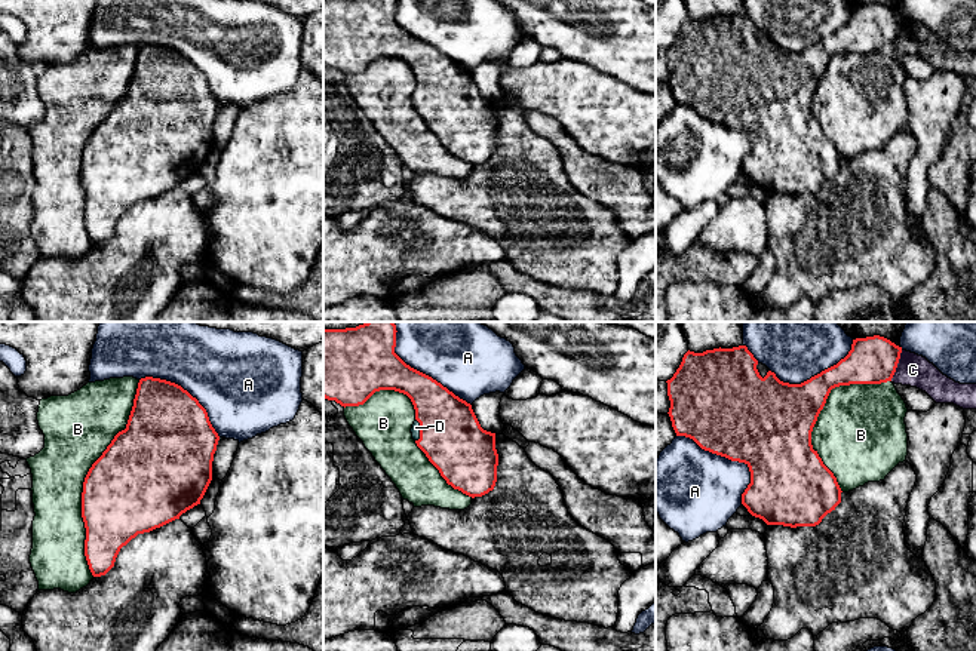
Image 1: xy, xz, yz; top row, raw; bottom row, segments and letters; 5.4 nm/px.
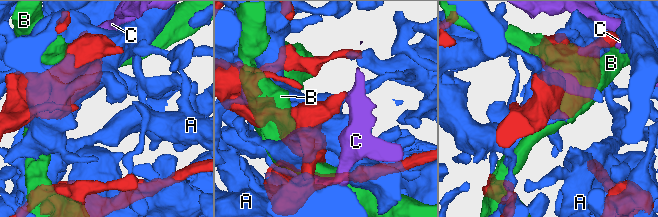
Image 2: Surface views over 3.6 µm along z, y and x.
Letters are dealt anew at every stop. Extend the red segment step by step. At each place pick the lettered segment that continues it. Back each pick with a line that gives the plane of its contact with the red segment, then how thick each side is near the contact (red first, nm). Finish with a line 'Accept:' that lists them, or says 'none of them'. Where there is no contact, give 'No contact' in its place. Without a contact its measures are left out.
D: Touches red in xz. Thickness 340 nm (red) against 50 nm
Accept: D

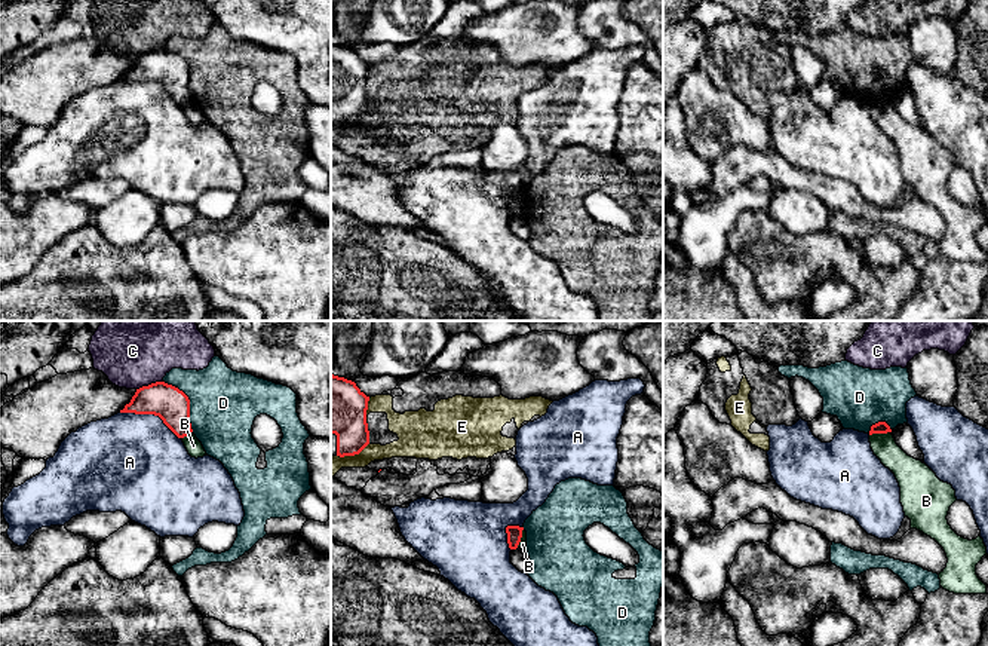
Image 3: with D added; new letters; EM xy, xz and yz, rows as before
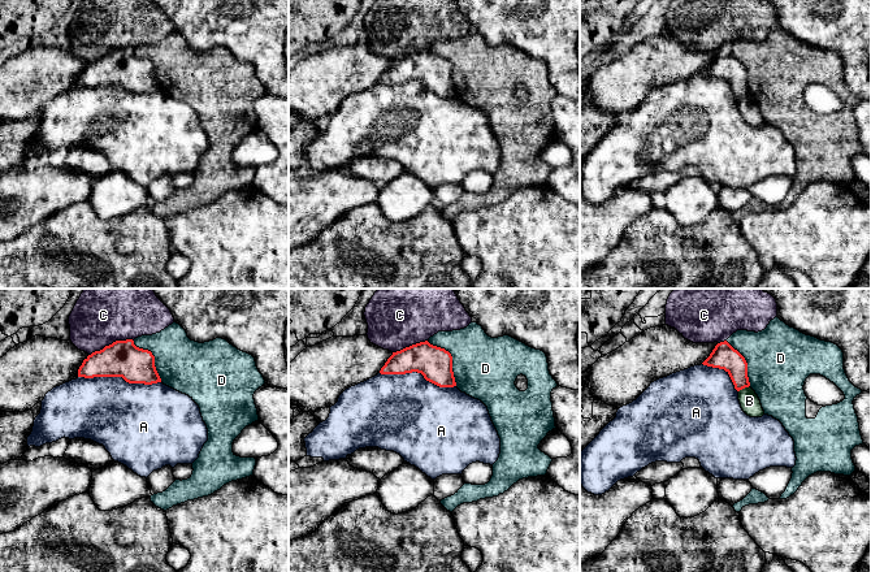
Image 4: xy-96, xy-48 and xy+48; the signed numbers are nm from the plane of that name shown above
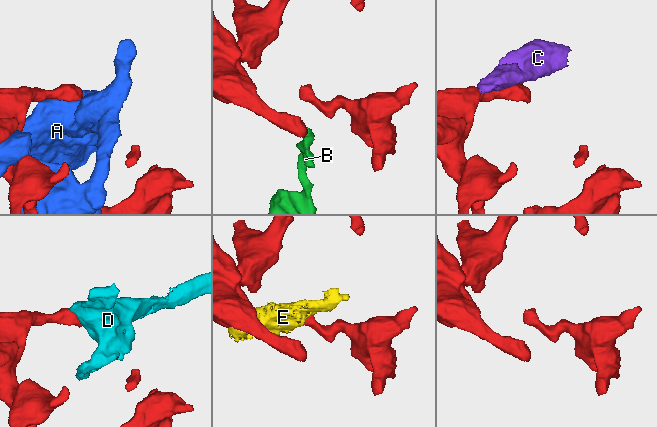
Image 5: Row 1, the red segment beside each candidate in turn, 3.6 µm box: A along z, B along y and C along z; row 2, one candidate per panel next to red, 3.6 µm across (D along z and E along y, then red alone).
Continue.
Accept: none of them

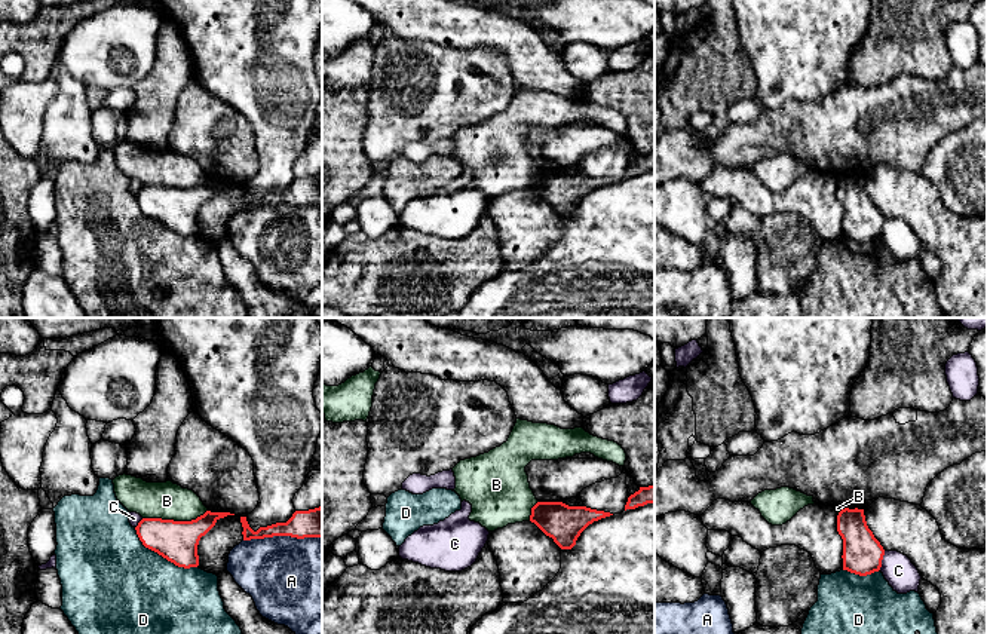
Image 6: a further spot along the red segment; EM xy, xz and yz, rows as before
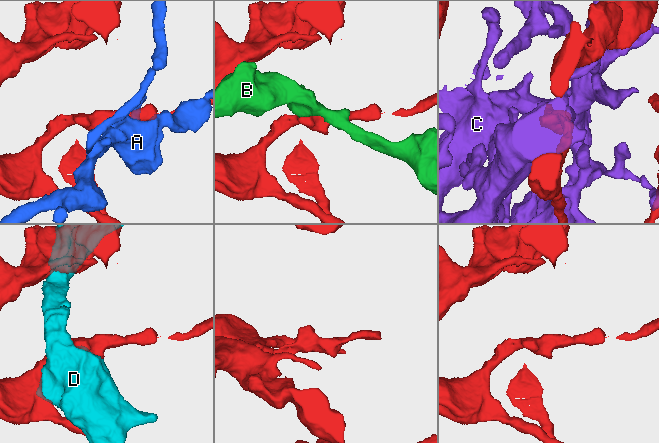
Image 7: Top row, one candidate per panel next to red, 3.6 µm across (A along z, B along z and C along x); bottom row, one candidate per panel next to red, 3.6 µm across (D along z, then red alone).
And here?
Accept: none of them

